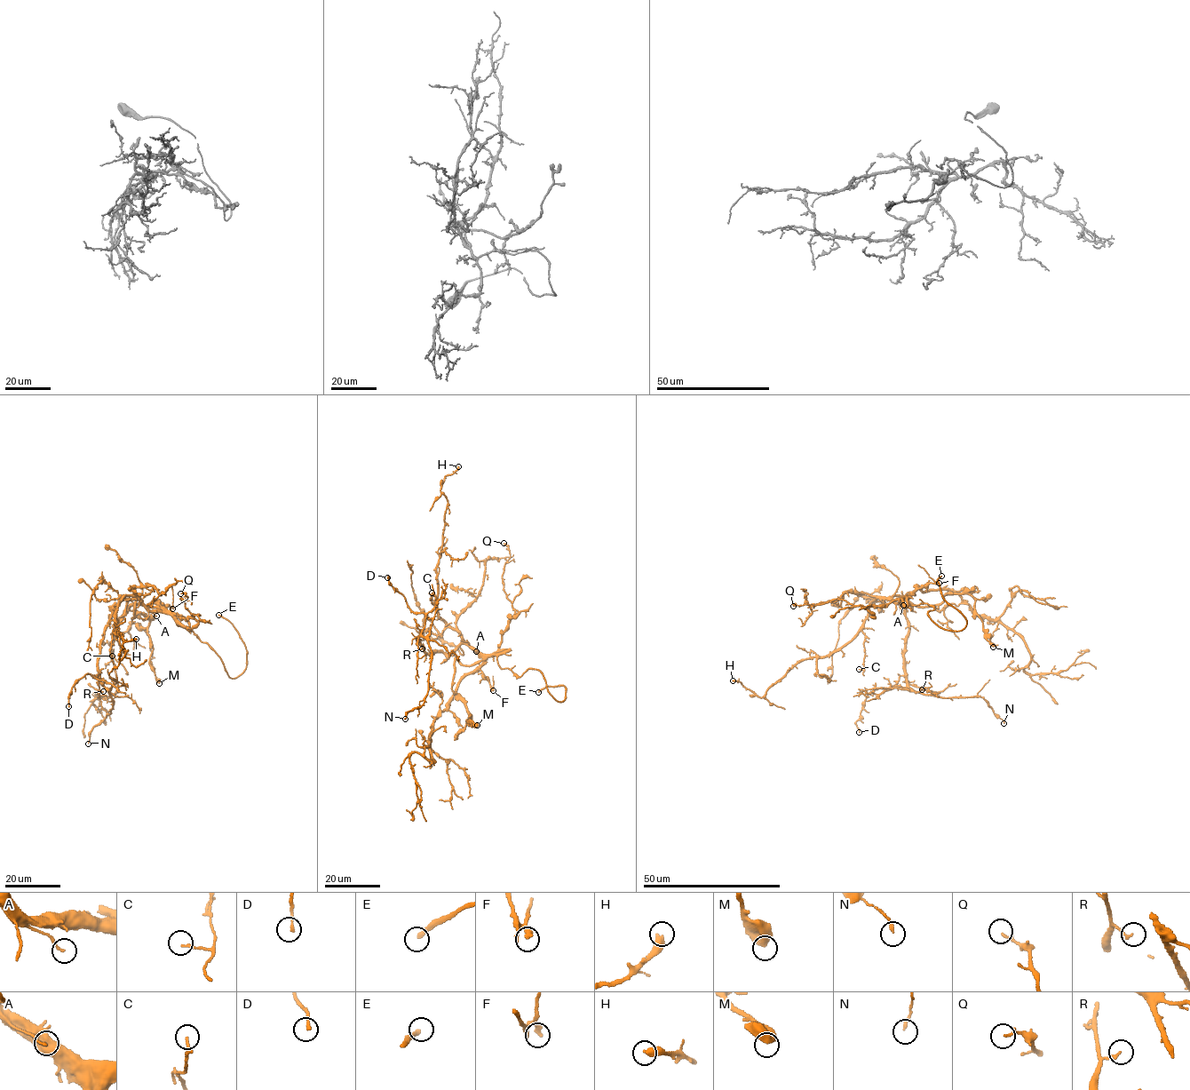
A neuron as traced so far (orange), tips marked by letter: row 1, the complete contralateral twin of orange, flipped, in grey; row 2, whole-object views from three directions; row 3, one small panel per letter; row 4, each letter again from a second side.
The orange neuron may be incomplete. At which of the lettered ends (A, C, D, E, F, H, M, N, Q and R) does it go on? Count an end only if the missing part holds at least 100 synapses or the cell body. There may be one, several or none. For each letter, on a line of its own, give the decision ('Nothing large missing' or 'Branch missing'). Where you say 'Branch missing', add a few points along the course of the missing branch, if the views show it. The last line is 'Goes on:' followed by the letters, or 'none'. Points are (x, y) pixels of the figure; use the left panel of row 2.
A: Nothing large missing
C: Nothing large missing
D: Nothing large missing
E: Branch missing. Course of what is missing: (218, 615), (160, 562), (144, 552), (130, 550)
F: Nothing large missing
H: Nothing large missing
M: Nothing large missing
N: Nothing large missing
Q: Nothing large missing
R: Nothing large missing
Goes on: E

